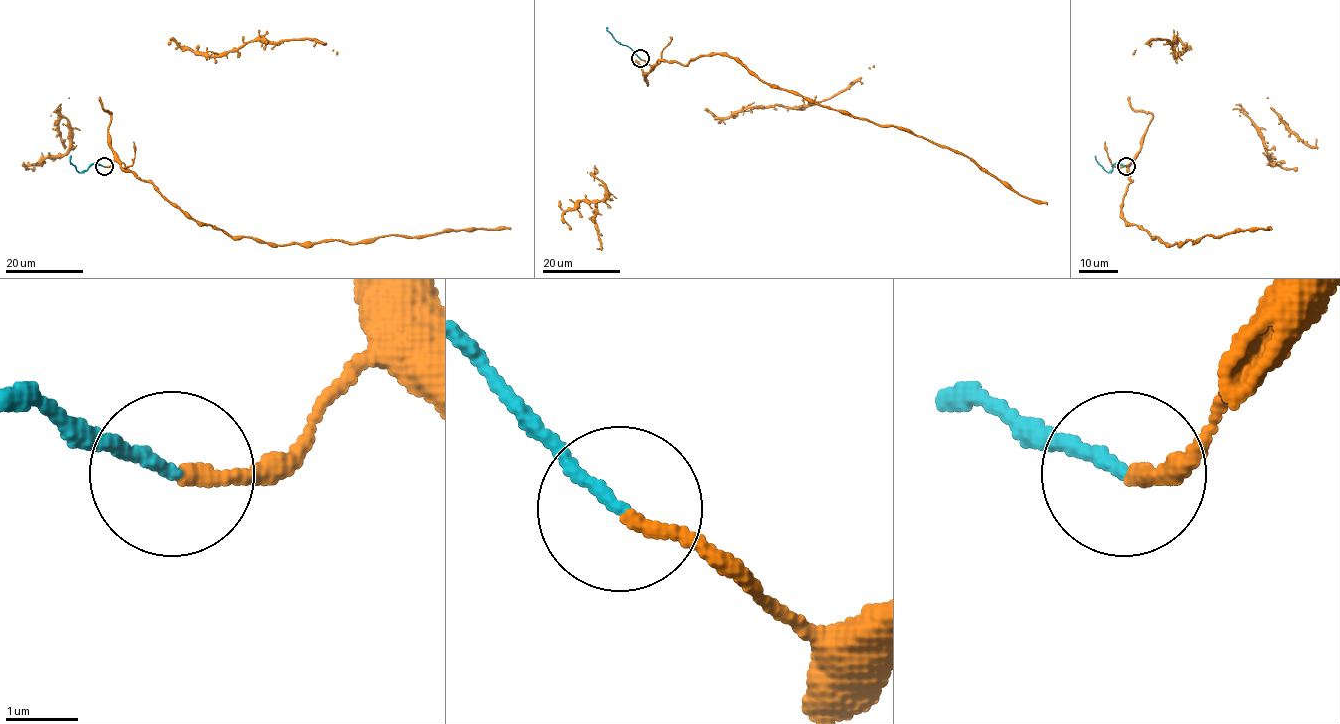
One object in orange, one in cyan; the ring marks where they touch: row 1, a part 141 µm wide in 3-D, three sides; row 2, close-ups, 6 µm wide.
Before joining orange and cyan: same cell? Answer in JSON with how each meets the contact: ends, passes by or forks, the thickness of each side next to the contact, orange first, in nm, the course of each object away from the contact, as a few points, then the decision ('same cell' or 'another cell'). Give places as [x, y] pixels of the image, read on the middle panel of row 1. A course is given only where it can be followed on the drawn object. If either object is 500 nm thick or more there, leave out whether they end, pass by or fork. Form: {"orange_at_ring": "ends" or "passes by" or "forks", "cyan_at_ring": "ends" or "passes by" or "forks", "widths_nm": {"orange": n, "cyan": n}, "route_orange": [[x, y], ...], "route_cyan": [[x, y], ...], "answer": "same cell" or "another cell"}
{"orange_at_ring": "ends", "cyan_at_ring": "ends", "widths_nm": {"orange": 200, "cyan": 160}, "route_orange": [[640, 59], [686, 65], [727, 54], [769, 85], [962, 152], [1021, 195], [1047, 204]], "route_cyan": [[640, 59], [616, 40], [607, 27]], "answer": "same cell"}

